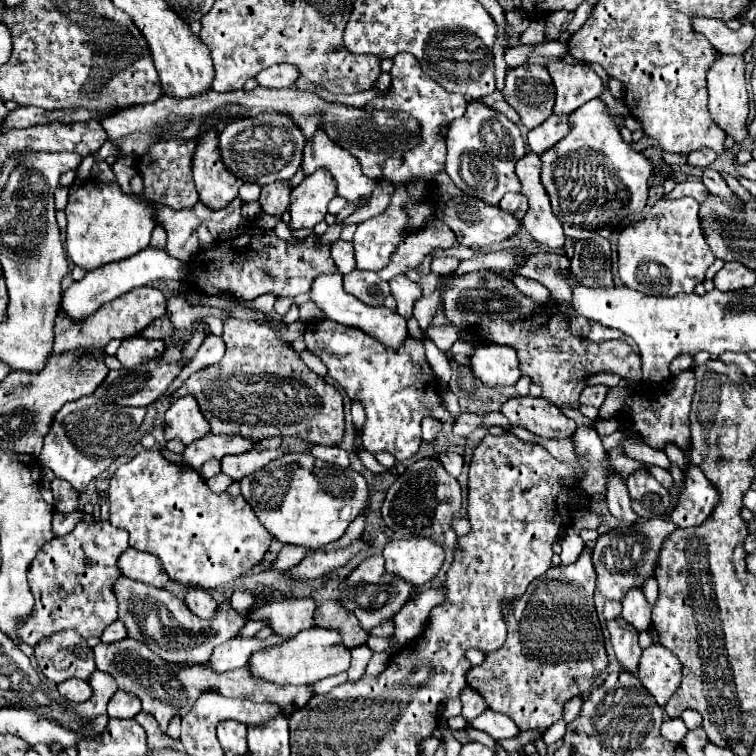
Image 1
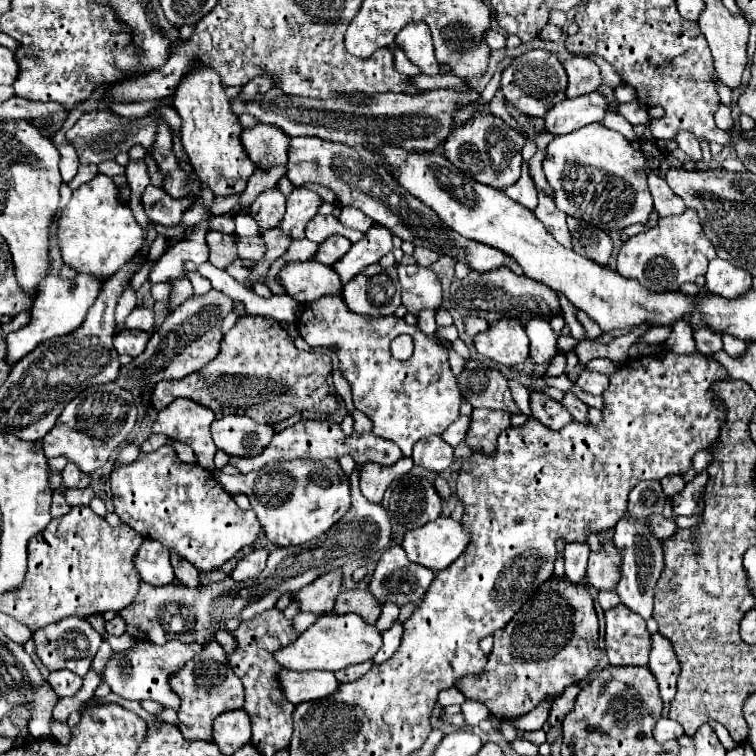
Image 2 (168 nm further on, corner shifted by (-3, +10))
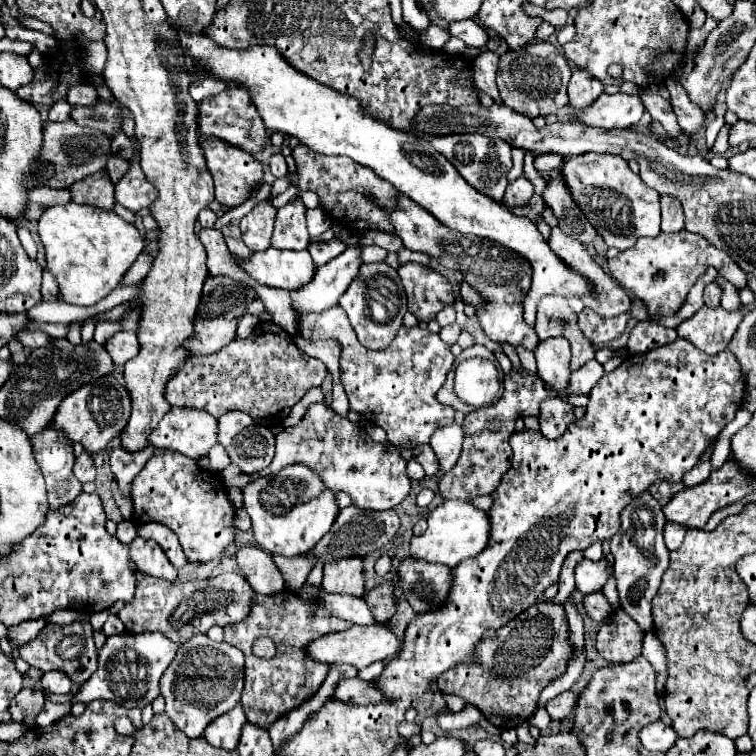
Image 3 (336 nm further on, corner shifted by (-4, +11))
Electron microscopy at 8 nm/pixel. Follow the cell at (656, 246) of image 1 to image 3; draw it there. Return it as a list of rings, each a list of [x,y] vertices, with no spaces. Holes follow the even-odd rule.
[[[687,231],[669,235],[661,233],[659,237],[641,237],[635,247],[609,259],[609,271],[613,279],[623,289],[631,291],[637,299],[641,299],[651,317],[675,315],[683,307],[689,289],[707,271],[707,267],[711,266],[738,289],[747,286],[745,272],[725,251],[717,251],[713,245],[707,245],[703,237]]]

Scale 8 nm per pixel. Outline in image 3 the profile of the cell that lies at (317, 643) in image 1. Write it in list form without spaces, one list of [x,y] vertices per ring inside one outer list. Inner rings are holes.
[[[353,625],[351,629],[347,631],[339,631],[339,633],[329,633],[329,635],[323,635],[315,641],[311,641],[307,645],[307,655],[315,661],[321,661],[321,663],[329,663],[329,665],[335,665],[335,663],[349,663],[353,665],[355,669],[365,669],[369,667],[371,663],[375,661],[385,661],[389,657],[395,657],[399,651],[401,651],[401,645],[403,641],[387,627],[383,625],[369,625],[369,627],[363,627],[363,625]]]

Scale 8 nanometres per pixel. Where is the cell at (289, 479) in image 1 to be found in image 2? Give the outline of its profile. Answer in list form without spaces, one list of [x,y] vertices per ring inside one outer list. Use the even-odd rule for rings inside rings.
[[[330,458],[284,460],[240,476],[218,474],[218,484],[230,494],[248,494],[250,508],[262,522],[266,538],[280,546],[298,546],[314,540],[350,510],[350,478],[344,476],[340,464]]]

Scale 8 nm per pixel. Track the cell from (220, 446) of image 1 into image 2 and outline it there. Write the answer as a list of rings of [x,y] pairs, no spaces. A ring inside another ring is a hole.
[[[226,416],[212,422],[212,440],[216,448],[224,450],[230,456],[254,456],[274,436],[274,428],[258,424],[248,416]]]

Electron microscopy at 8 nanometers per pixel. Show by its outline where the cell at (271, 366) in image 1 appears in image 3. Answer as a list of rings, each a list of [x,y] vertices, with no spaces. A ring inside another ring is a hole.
[[[259,323],[253,337],[249,339],[235,339],[227,347],[219,349],[211,355],[197,355],[191,357],[183,369],[167,383],[167,401],[175,407],[195,407],[205,409],[215,419],[225,415],[227,411],[243,411],[249,413],[253,419],[265,419],[265,417],[279,417],[285,419],[291,411],[291,407],[301,401],[301,397],[311,389],[323,383],[327,375],[327,367],[309,355],[305,355],[293,341],[289,333],[285,333],[275,323]]]

